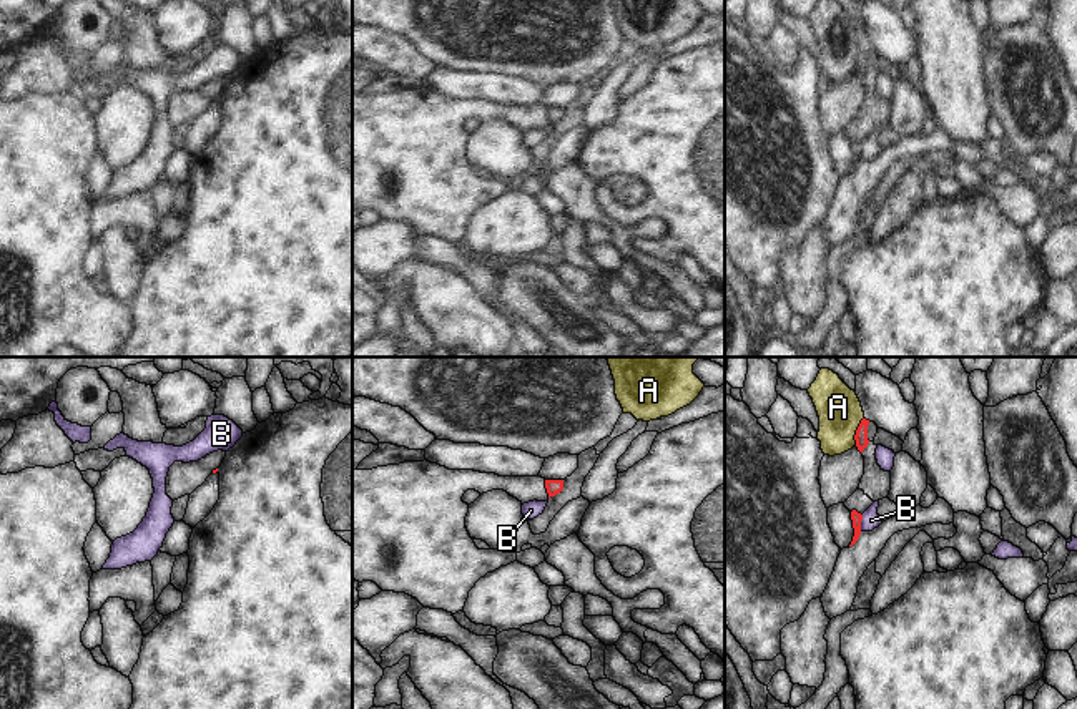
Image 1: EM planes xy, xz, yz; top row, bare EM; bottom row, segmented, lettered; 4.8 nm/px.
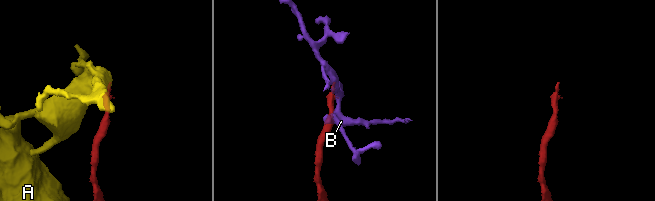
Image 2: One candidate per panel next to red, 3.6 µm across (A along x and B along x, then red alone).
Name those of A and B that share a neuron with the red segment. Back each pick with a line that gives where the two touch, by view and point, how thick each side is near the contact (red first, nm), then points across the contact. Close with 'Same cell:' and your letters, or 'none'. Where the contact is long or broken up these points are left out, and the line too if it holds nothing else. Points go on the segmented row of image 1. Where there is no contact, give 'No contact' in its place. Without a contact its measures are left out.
Same cell: none.

